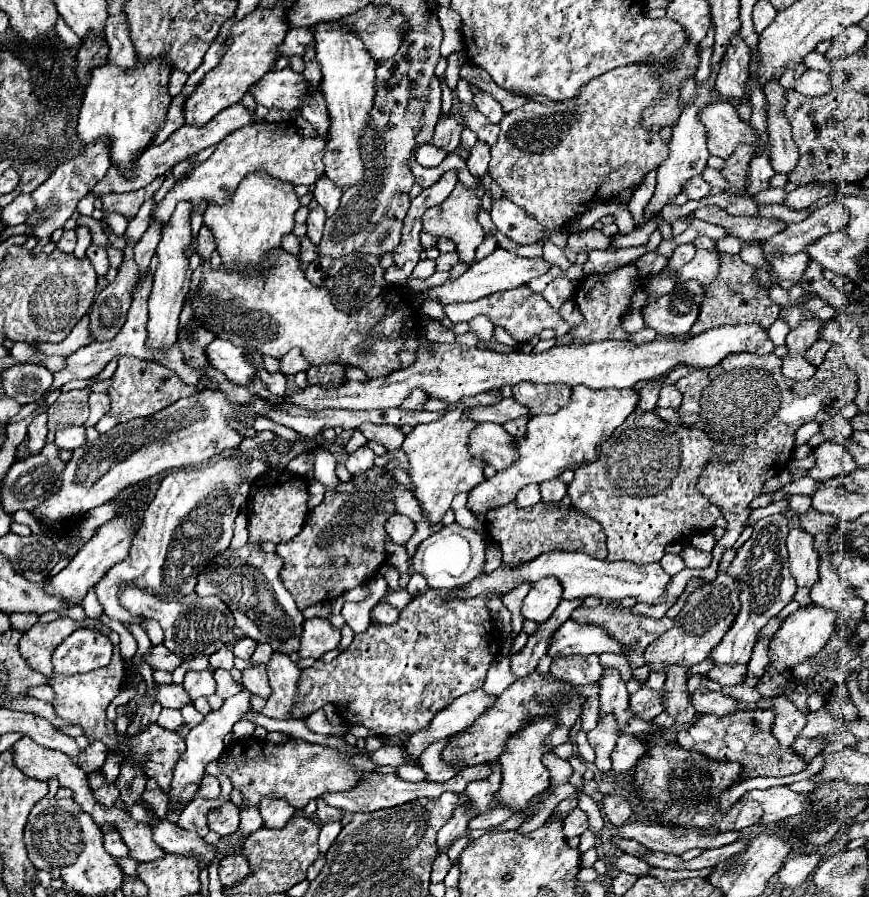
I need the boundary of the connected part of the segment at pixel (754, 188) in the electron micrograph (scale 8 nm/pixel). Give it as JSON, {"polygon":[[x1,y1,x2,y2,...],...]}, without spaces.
{"polygon":[[757,155,751,159,751,173,749,173,749,187,747,187,747,193,749,195,757,195,761,193,763,189,769,189,769,179,775,175,771,163,769,163,769,157,767,155]]}

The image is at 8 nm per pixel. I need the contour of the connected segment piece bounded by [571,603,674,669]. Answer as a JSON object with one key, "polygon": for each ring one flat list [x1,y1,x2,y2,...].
{"polygon":[[603,603,603,605,597,605,597,607,577,607,577,609,573,611,571,619,577,621,577,623,593,623,593,625,605,629,609,635,613,635,619,643,625,643,625,647,629,647,627,659,629,659,631,669,637,669,637,667,643,667,643,665,645,665,645,659,641,659,645,647,647,647,651,641,655,641,659,635,663,635,669,627,673,627,674,625,674,620,668,617,662,617,660,619,639,617,639,615,635,615,633,611,629,611,629,609,613,609,613,607,605,605,605,603]]}

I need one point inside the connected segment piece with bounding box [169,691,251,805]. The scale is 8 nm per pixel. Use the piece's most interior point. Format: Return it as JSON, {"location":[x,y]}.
{"location":[205,742]}

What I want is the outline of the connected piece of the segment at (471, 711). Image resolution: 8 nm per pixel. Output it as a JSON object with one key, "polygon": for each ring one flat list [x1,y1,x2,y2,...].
{"polygon":[[477,689,461,695,445,711,439,711,435,715,429,729,419,731,411,737,407,745,407,753,411,757,419,757,429,747,429,743,465,731,479,715,485,713,485,709,493,707,495,701,497,701,497,695,489,695,485,693,485,689]]}

